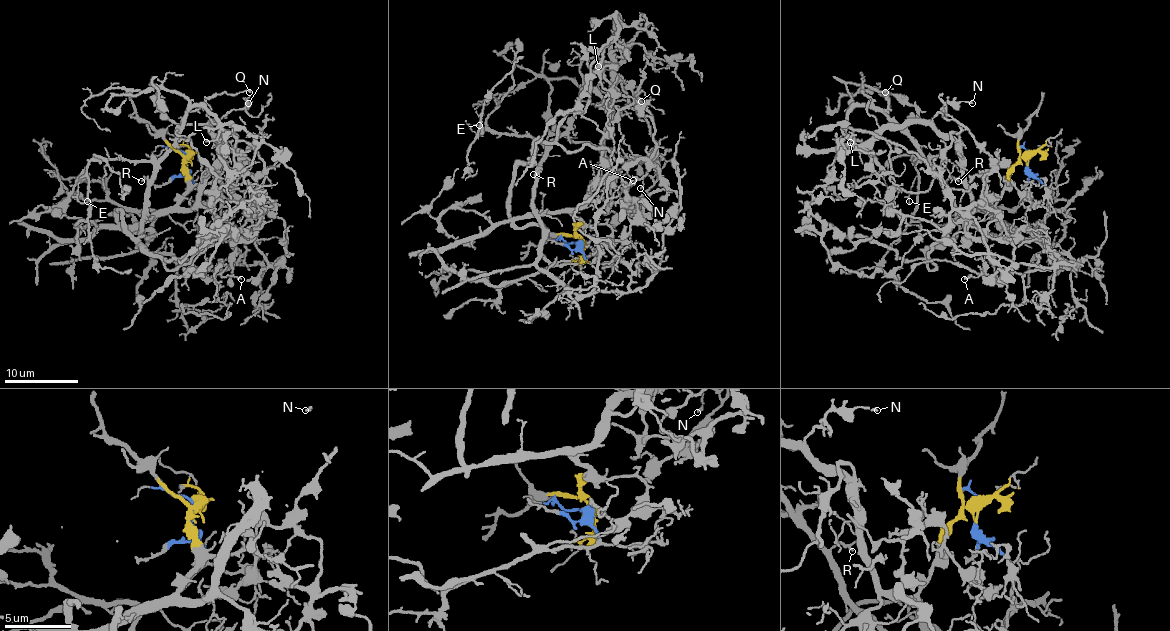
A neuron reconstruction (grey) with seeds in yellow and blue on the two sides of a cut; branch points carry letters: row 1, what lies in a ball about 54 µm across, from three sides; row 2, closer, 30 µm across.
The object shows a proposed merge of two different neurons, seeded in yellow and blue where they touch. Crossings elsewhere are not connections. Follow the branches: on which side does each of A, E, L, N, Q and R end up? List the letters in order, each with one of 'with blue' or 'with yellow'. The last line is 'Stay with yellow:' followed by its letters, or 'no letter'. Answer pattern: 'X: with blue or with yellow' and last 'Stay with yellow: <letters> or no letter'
A: with blue
E: with blue
L: with yellow
N: with yellow
Q: with blue
R: with blue
Stay with yellow: L, N

